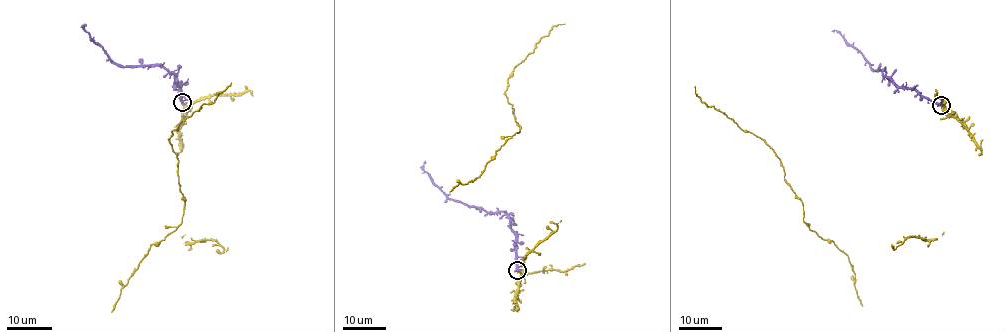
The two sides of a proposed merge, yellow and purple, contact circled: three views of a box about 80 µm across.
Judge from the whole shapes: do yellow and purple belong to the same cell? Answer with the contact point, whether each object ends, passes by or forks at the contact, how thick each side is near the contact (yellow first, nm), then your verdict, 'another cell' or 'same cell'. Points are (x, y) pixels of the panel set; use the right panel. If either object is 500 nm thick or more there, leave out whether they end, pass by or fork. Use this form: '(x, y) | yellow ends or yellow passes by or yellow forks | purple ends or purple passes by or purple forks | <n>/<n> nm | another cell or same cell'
(941, 105) | yellow ends | purple forks | 360/320 nm | same cell

